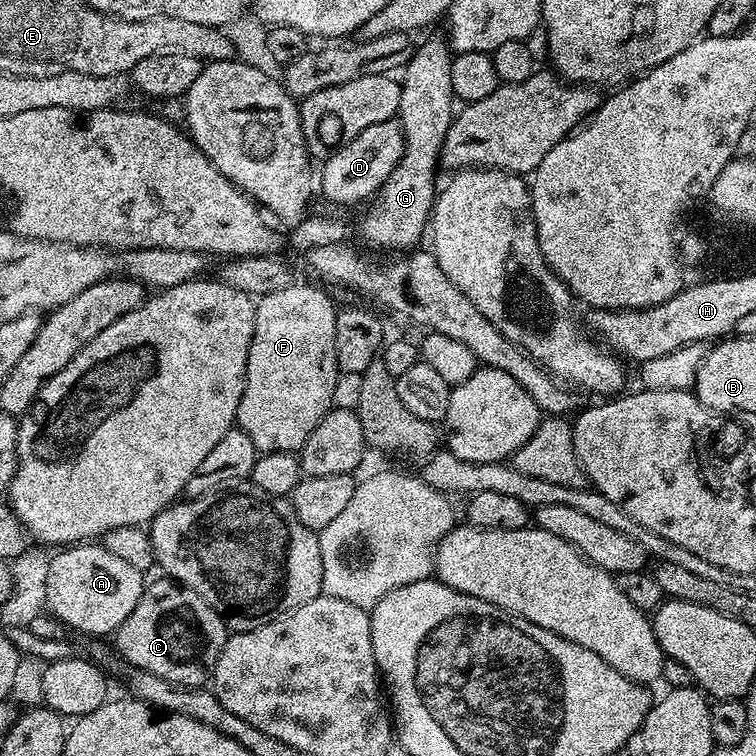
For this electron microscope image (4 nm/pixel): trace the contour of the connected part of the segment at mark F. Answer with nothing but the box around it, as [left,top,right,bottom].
[236,282,341,453]

